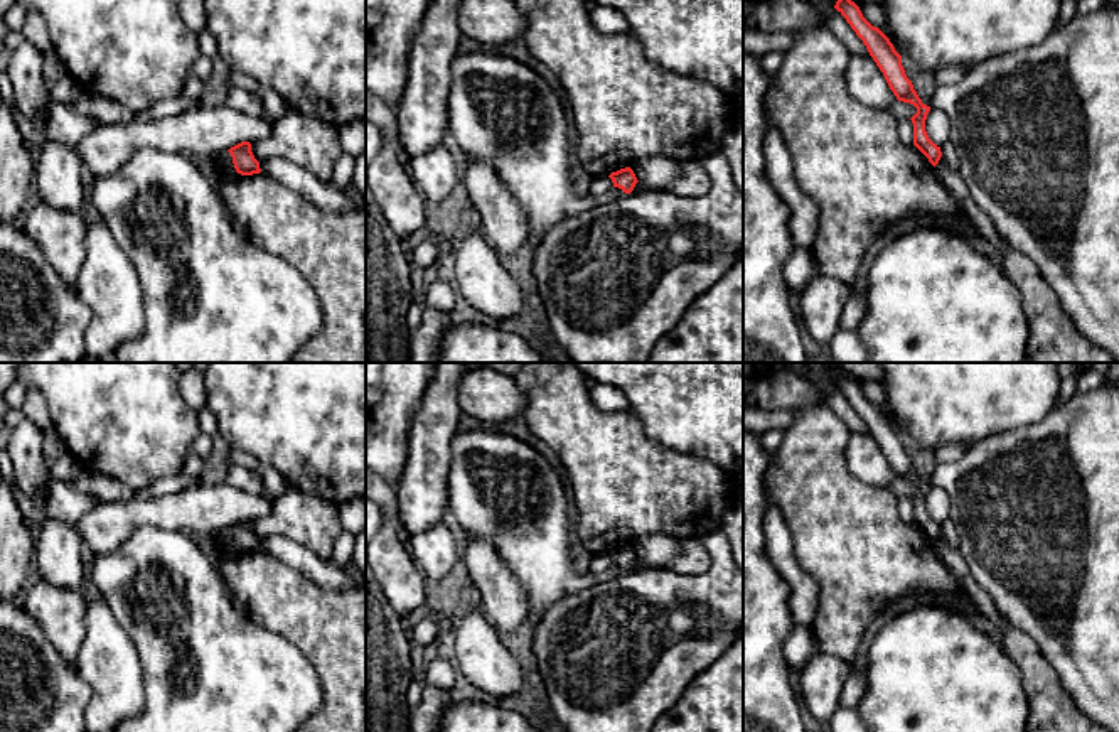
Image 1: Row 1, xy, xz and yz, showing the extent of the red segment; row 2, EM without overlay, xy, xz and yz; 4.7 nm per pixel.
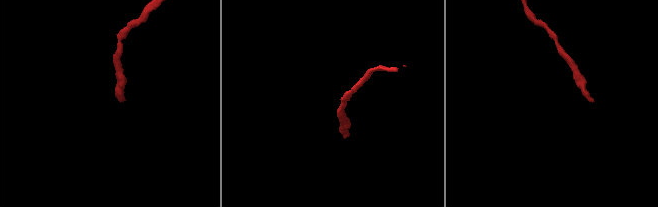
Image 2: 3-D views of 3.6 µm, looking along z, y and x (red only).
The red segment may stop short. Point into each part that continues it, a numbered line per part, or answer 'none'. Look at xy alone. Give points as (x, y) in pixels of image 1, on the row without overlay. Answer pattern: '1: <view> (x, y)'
none

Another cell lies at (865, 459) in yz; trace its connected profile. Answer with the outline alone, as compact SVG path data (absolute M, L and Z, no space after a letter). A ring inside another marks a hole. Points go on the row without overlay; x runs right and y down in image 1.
M853 433L846 447L849 472L861 482L888 487L898 477L871 433Z

